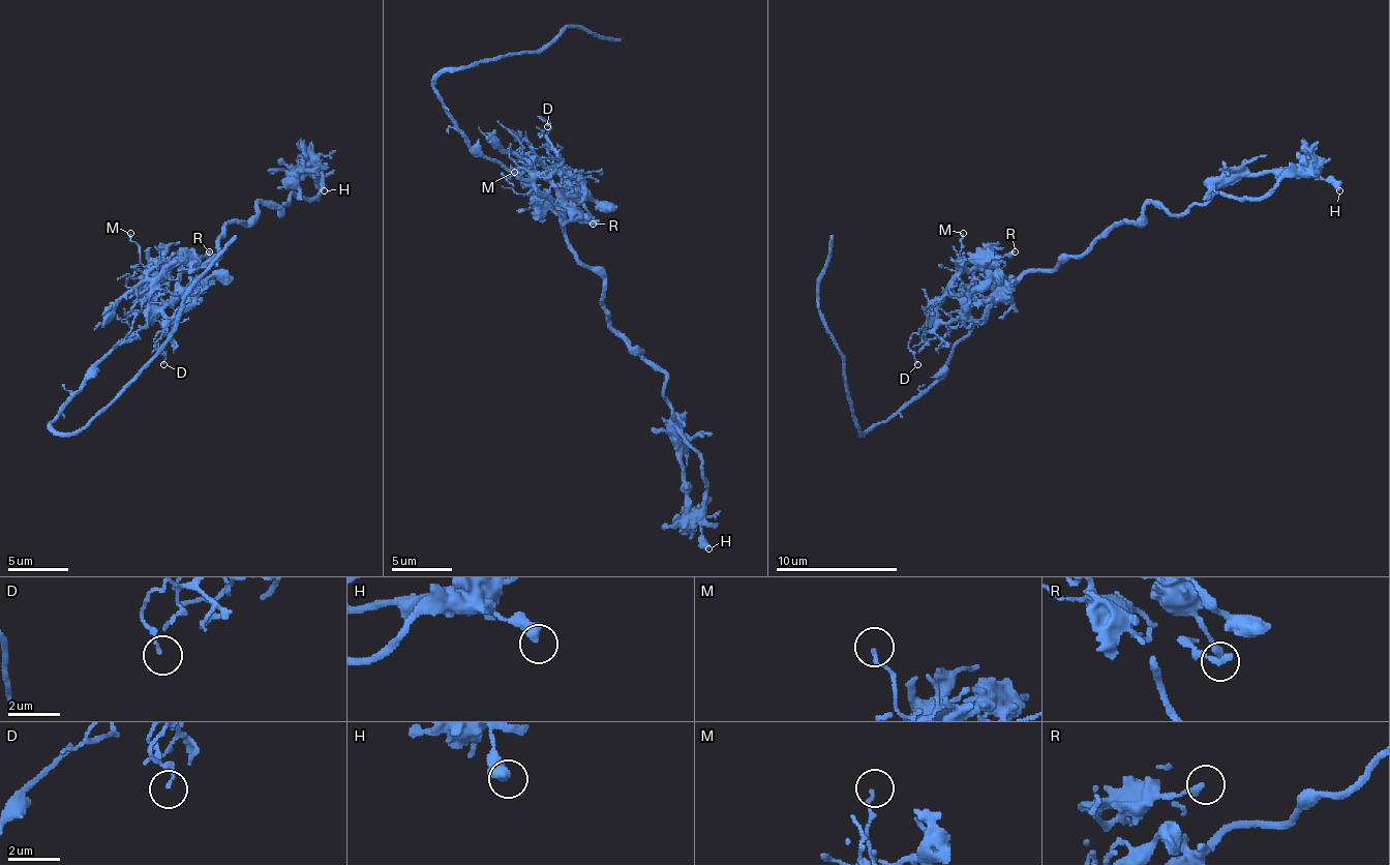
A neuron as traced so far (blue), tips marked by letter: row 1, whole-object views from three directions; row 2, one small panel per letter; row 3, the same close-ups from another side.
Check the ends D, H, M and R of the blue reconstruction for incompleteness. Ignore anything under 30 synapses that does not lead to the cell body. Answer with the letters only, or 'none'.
none

